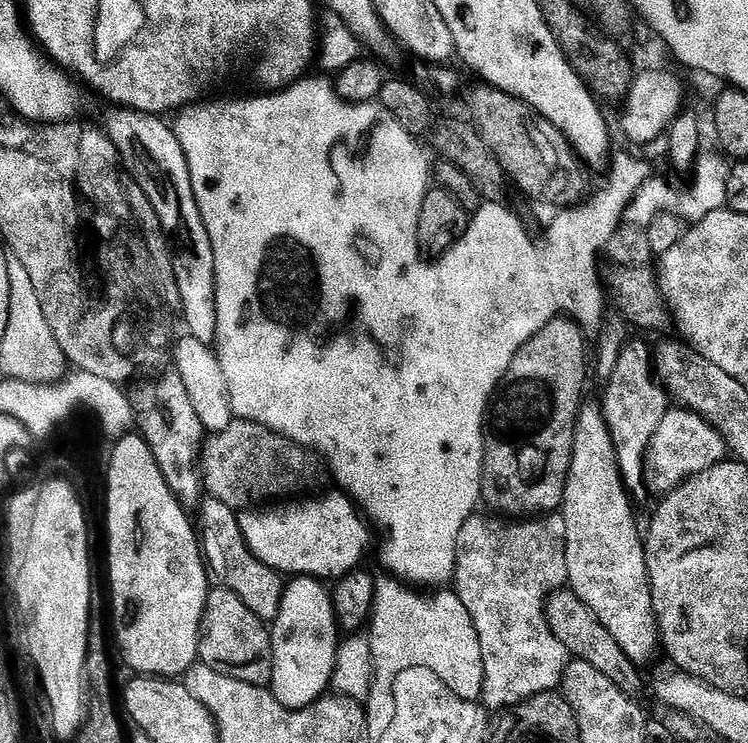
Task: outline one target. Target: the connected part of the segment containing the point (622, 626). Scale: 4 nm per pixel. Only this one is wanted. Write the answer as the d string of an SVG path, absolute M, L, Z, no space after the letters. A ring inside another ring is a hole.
M583 405L560 507L566 525L567 585L636 665L650 659L656 648L658 652L658 625L644 557L645 537L636 526L631 502L624 500L628 495L604 415L597 405Z

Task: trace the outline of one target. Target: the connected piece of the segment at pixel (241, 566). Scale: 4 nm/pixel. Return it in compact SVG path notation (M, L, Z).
M209 498L204 502L200 508L200 524L198 520L198 539L209 573L215 579L217 576L237 596L235 599L253 612L257 621L275 620L286 587L285 581L280 581L283 580L281 573L263 564L246 546L240 529L240 518L235 511Z

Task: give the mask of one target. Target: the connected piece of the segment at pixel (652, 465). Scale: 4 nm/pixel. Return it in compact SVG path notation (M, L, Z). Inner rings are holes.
M679 406L669 407L668 412L658 422L654 438L650 438L648 452L644 455L645 485L649 484L659 494L673 492L682 481L692 476L700 476L702 470L729 459L730 445L723 434L713 424L701 418L697 412L689 412Z

